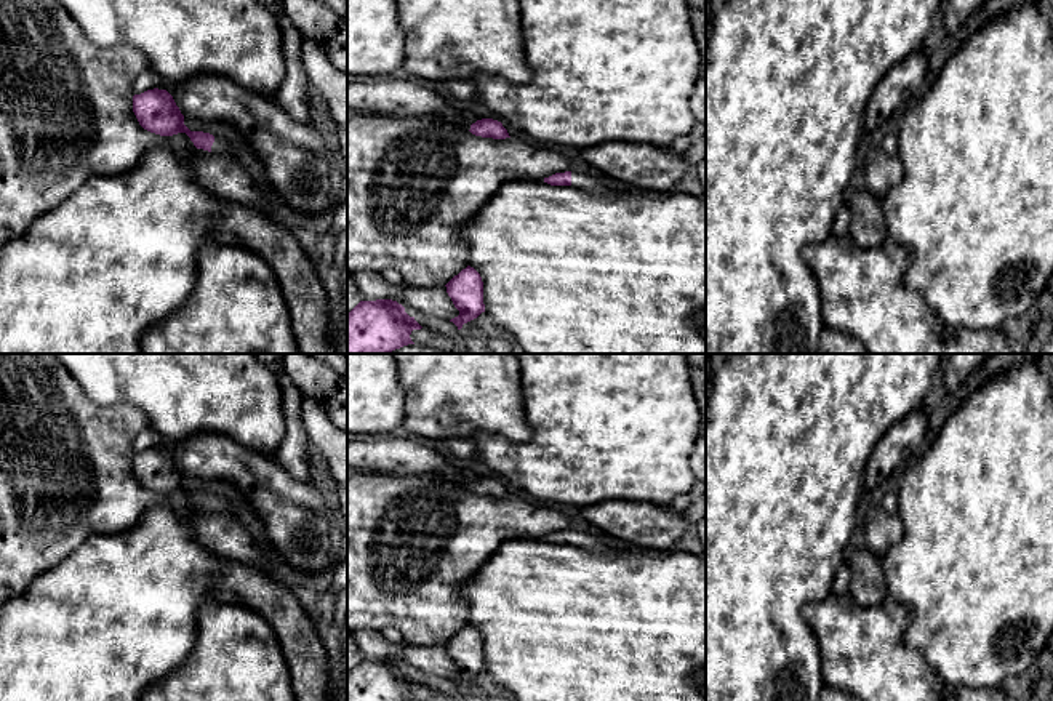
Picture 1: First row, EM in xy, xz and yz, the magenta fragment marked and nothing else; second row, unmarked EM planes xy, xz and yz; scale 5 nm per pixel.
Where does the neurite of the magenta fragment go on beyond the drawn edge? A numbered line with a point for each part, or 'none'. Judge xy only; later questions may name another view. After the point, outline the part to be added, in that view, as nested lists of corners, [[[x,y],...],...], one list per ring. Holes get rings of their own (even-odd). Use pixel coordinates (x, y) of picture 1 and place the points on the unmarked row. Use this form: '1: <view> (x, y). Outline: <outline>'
1: xy (220, 503). Outline: [[[214,496],[214,501],[211,504],[211,511],[227,511],[232,512],[232,506],[227,503],[227,499],[221,496]]]

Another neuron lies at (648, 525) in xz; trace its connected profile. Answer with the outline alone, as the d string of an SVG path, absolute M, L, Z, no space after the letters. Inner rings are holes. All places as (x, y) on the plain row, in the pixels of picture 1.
M605 501L583 507L581 517L623 543L658 551L671 549L691 527L687 514L655 503Z

